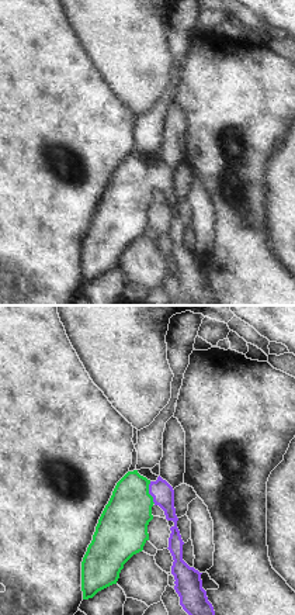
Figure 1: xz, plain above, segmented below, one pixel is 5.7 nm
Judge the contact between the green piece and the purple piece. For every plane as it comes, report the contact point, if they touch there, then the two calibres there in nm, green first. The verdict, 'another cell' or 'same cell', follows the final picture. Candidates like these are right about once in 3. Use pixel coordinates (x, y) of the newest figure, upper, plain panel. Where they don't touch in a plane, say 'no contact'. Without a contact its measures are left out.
(148, 178) | 280/130 nm

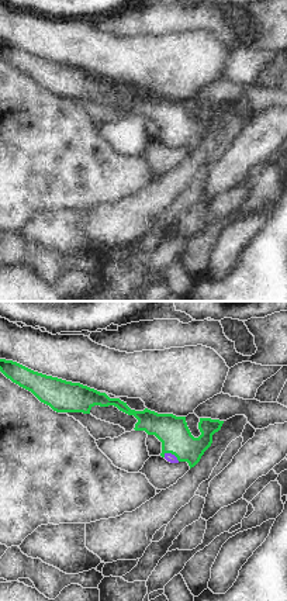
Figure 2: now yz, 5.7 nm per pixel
(172, 138) | 180/50 nm

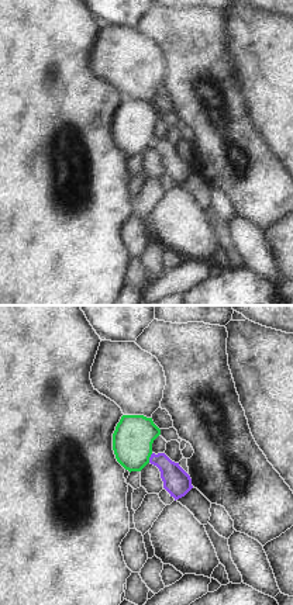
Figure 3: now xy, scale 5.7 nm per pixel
(150, 141) | 220/160 nm

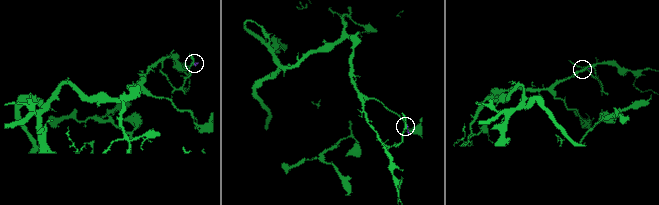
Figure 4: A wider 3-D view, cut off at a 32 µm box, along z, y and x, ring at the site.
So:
same cell

